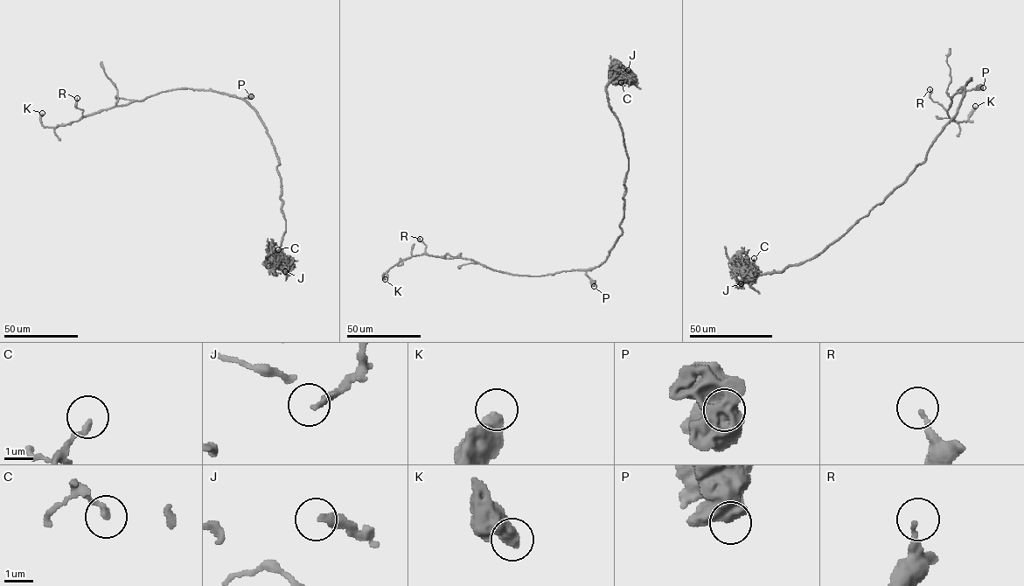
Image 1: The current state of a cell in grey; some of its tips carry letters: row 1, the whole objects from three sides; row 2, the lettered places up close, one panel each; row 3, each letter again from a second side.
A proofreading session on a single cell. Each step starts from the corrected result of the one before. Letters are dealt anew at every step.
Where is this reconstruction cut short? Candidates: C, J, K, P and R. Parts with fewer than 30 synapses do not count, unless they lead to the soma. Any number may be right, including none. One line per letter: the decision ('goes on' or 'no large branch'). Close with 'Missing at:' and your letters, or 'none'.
C: no large branch
J: no large branch
K: no large branch
P: no large branch
R: no large branch
Missing at: none

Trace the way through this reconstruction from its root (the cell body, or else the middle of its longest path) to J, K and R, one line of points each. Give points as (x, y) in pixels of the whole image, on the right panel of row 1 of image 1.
J: (943, 130), (909, 177), (821, 253), (782, 271), (749, 276), (750, 280), (746, 274), (741, 283)
K: (943, 130), (956, 114), (964, 87), (971, 79), (951, 98), (947, 114), (957, 122), (965, 122), (975, 106)
R: (943, 130), (956, 114), (964, 87), (971, 79), (951, 98), (947, 109), (931, 99), (929, 89)

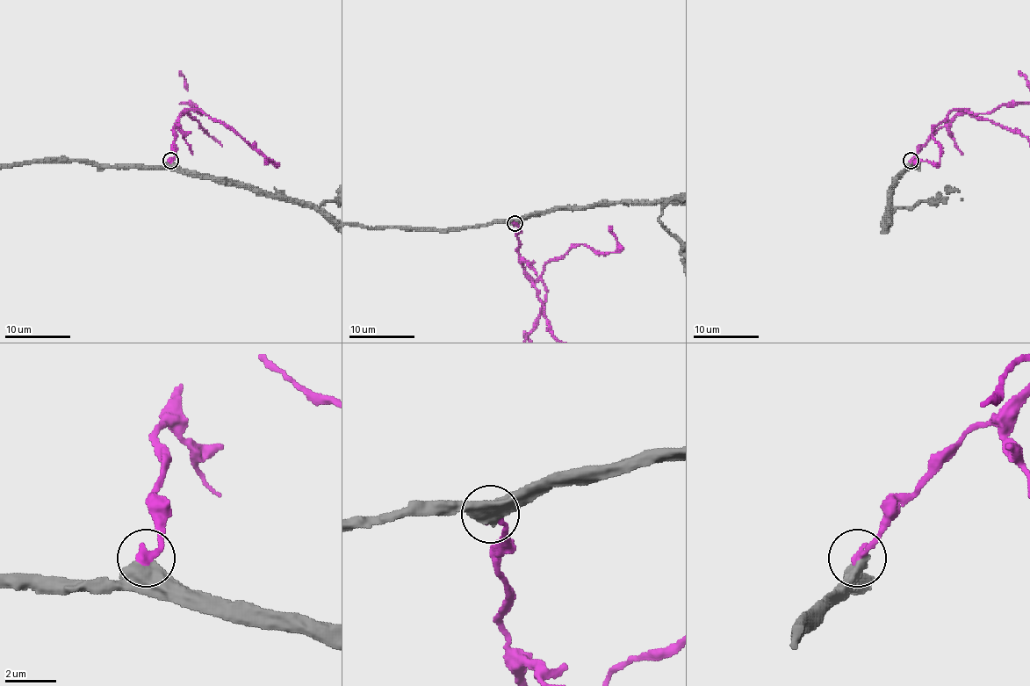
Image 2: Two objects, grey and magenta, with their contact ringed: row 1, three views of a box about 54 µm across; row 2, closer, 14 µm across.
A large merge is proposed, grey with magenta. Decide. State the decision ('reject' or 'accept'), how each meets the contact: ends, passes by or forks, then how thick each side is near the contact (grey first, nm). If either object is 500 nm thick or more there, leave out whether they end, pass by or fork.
reject; calibres 650 and 320 nm

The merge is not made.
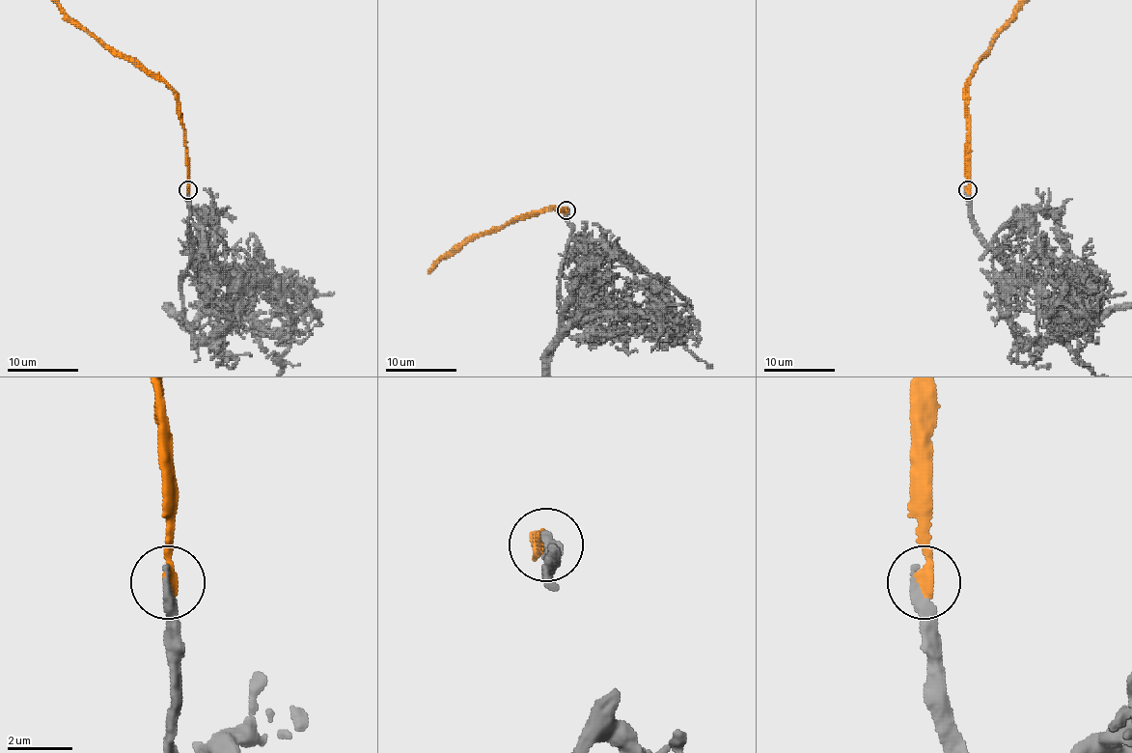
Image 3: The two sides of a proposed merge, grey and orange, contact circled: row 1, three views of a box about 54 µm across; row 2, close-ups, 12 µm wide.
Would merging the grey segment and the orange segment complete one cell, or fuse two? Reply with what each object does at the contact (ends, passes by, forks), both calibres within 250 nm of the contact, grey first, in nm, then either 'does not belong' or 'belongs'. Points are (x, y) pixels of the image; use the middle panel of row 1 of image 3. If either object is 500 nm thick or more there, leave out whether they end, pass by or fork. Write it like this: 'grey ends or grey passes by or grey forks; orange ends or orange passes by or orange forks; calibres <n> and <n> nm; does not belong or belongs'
grey ends; orange ends; calibres 340 and 320 nm; belongs

